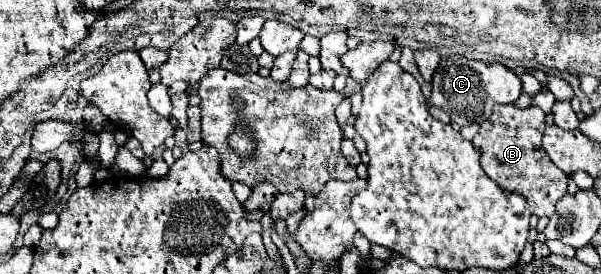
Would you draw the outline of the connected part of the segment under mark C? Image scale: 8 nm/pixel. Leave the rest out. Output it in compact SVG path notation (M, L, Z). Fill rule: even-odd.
M446 55L440 59L440 65L432 79L432 99L430 103L442 111L446 111L452 123L470 125L482 123L492 115L492 107L500 103L514 103L522 95L520 77L504 67L502 63L484 63L472 61L462 55Z

